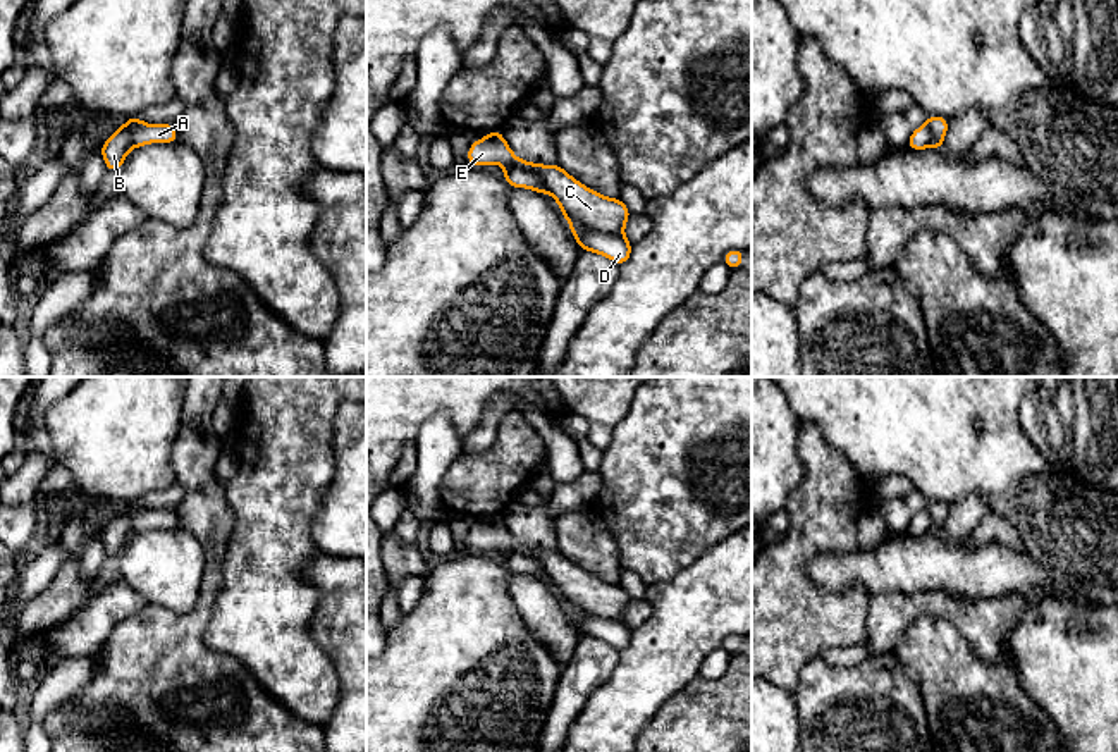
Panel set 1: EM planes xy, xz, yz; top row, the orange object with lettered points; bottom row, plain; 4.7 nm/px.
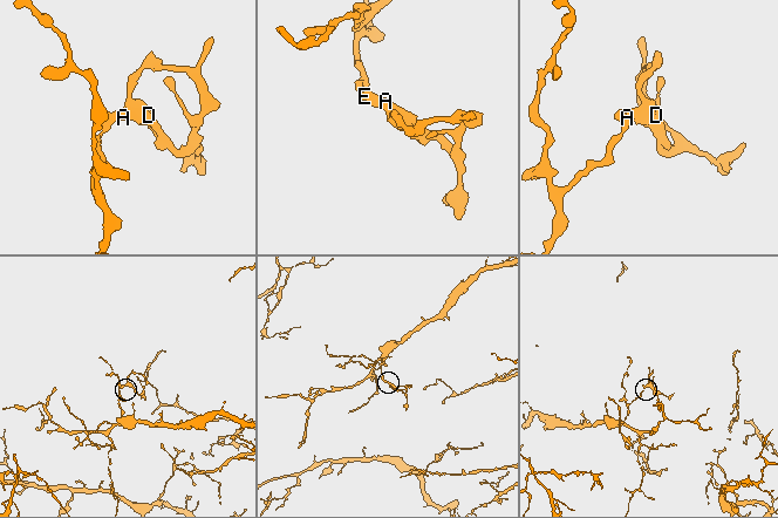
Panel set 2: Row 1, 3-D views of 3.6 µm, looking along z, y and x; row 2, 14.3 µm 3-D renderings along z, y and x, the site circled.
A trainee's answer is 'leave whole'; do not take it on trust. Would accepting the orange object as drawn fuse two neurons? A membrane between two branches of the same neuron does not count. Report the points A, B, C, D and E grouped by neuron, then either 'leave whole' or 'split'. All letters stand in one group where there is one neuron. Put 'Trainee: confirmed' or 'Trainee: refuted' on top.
Trainee: refuted
A C E / B D | split

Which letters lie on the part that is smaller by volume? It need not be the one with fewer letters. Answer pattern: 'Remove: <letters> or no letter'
Remove: A, C, E

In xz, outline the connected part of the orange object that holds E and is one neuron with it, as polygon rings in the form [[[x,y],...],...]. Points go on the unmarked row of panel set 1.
[[[487,516],[485,525],[473,525],[466,546],[473,552],[497,549],[506,554],[528,554],[547,571],[568,607],[624,623],[624,611],[631,595],[619,583],[605,583],[587,573],[569,561],[559,549],[544,551],[519,546],[501,516]]]

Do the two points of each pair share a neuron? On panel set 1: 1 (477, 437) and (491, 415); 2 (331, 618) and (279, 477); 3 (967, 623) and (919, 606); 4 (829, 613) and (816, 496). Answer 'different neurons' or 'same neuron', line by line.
1: same neuron
2: different neurons
3: same neuron
4: same neuron

